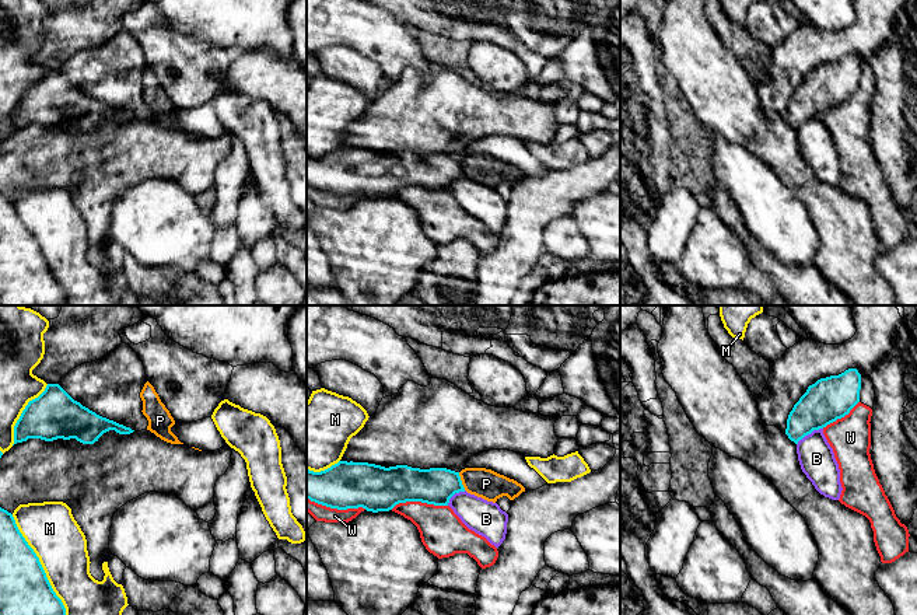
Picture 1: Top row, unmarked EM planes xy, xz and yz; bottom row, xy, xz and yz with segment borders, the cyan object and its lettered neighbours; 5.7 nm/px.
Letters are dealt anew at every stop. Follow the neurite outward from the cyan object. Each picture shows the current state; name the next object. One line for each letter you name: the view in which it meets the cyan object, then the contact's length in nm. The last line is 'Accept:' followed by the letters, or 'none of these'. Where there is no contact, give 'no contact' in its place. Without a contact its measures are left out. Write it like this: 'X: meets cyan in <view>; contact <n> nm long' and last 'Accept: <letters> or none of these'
Accept: none of these

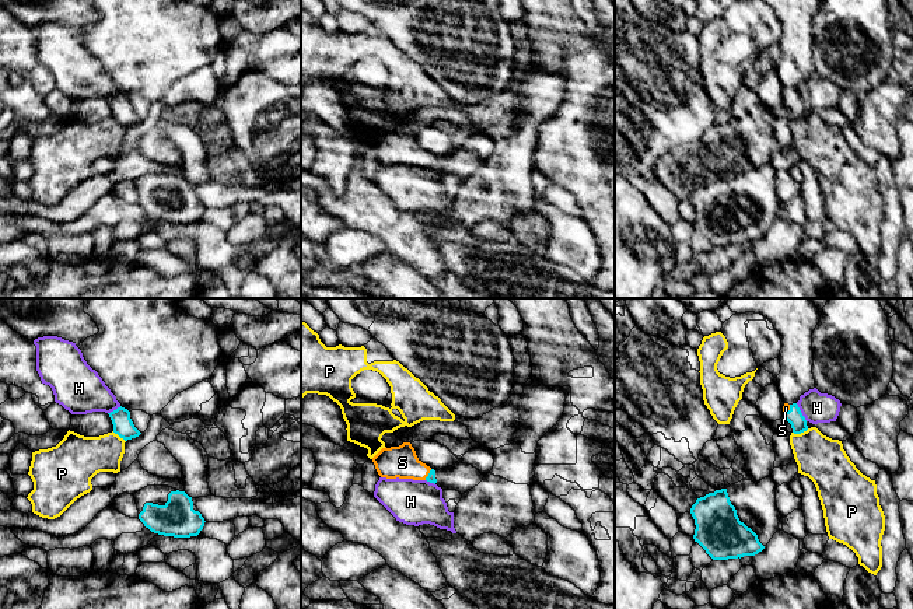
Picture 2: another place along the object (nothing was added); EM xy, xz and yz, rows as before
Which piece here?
S: meets cyan in yz; contact 70 nm long
Accept: S

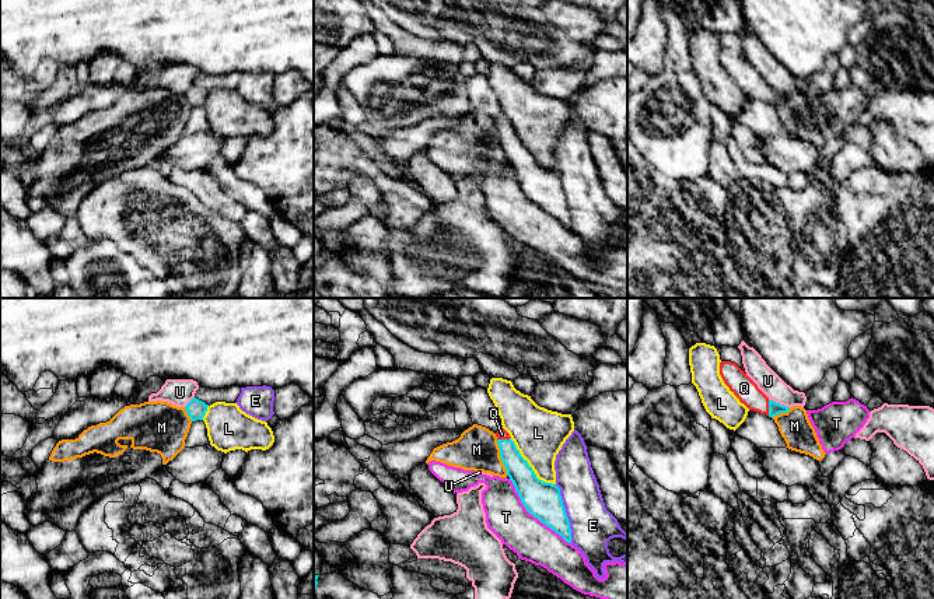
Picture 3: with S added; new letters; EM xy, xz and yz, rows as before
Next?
Q: meets cyan in yz; contact 90 nm long
Accept: Q

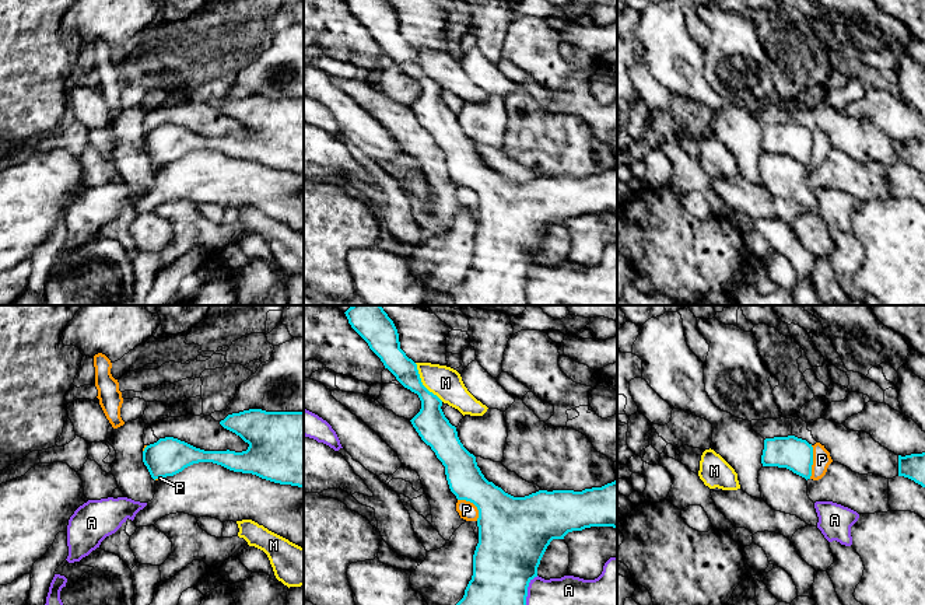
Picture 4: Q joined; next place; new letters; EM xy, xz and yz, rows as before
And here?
Accept: none of these

